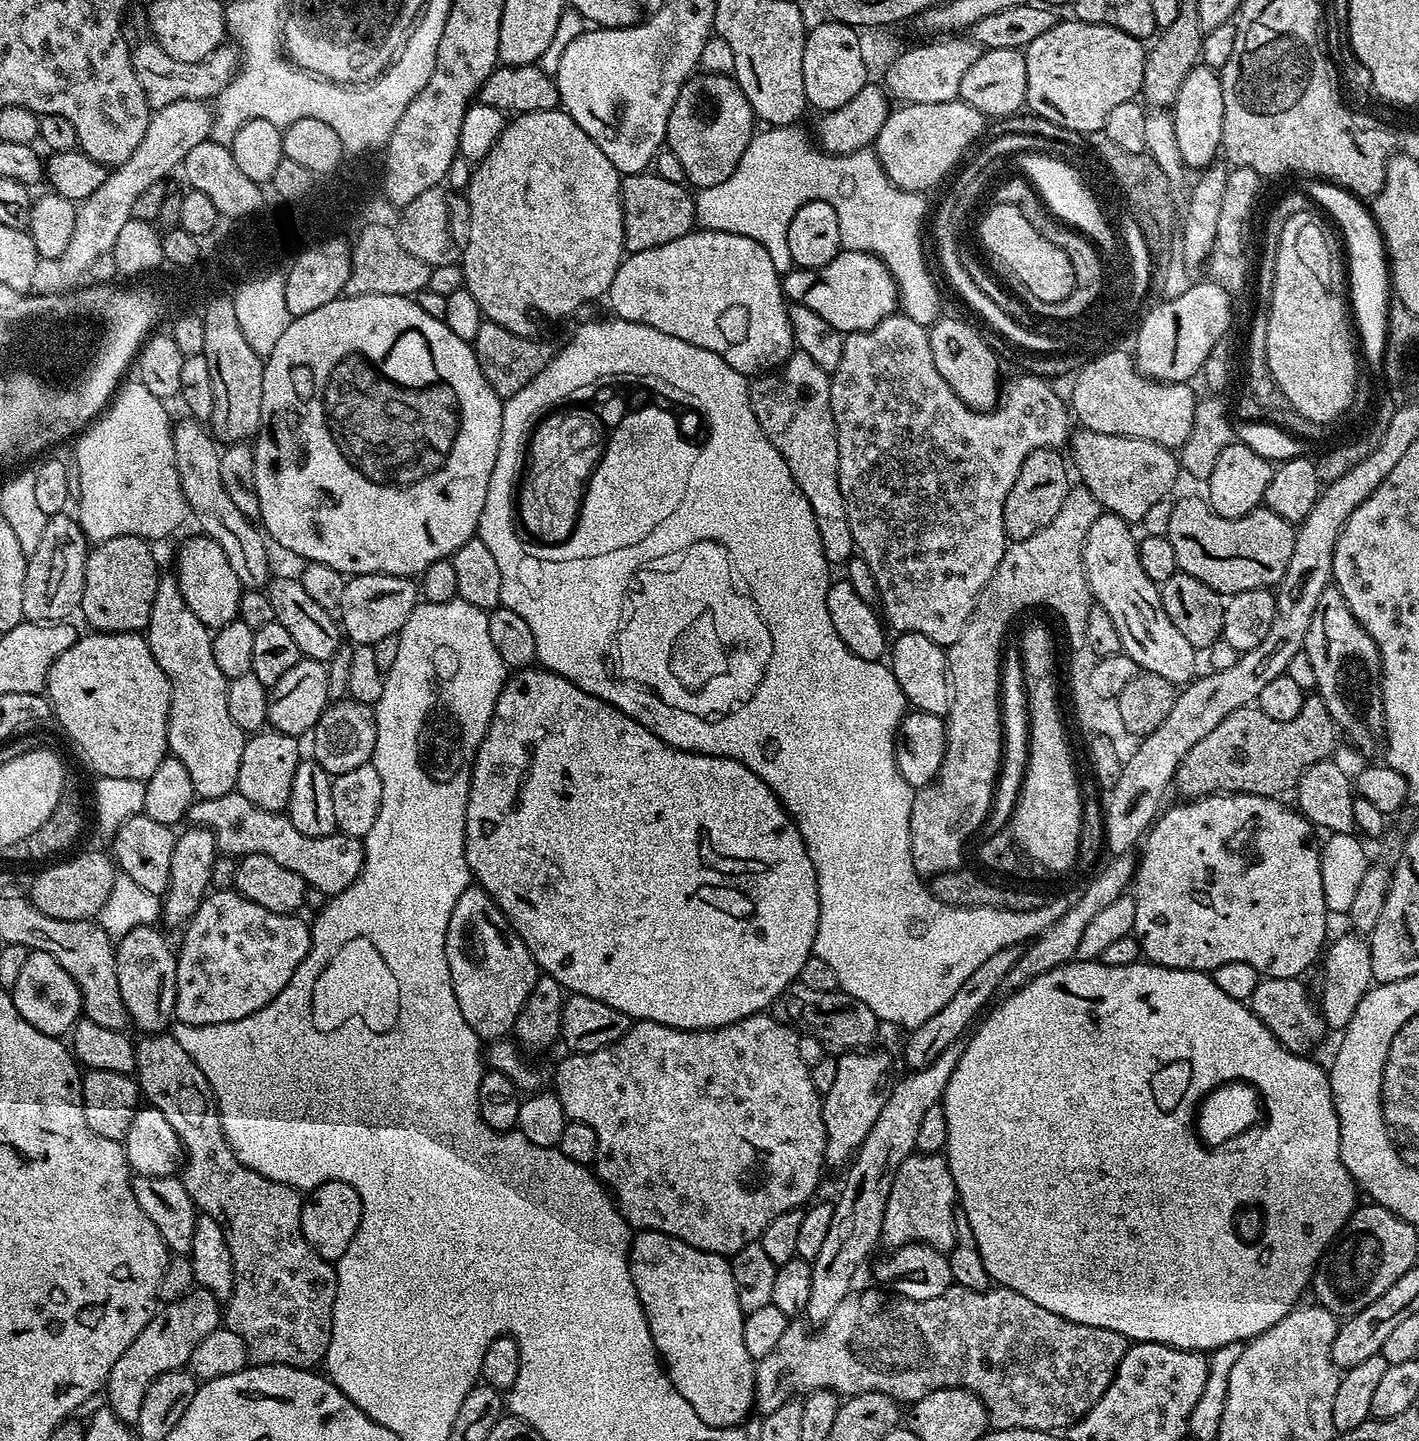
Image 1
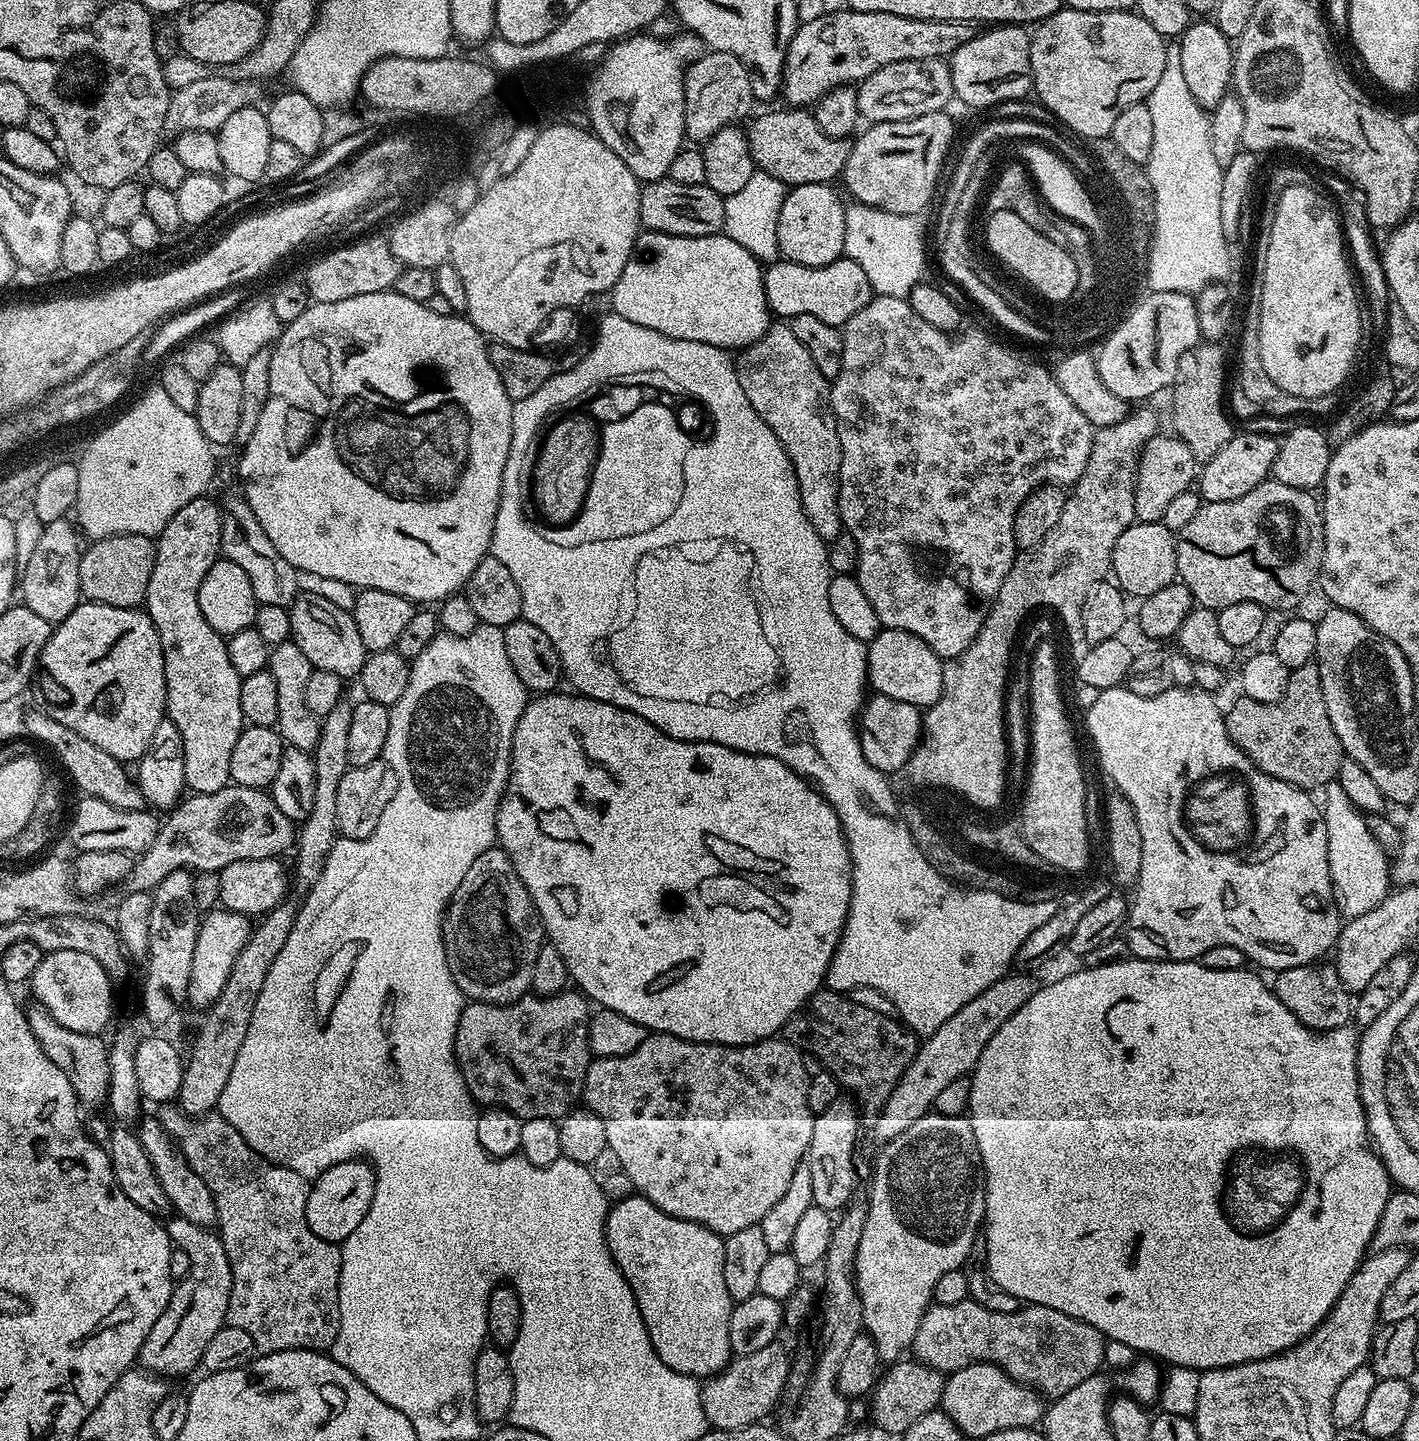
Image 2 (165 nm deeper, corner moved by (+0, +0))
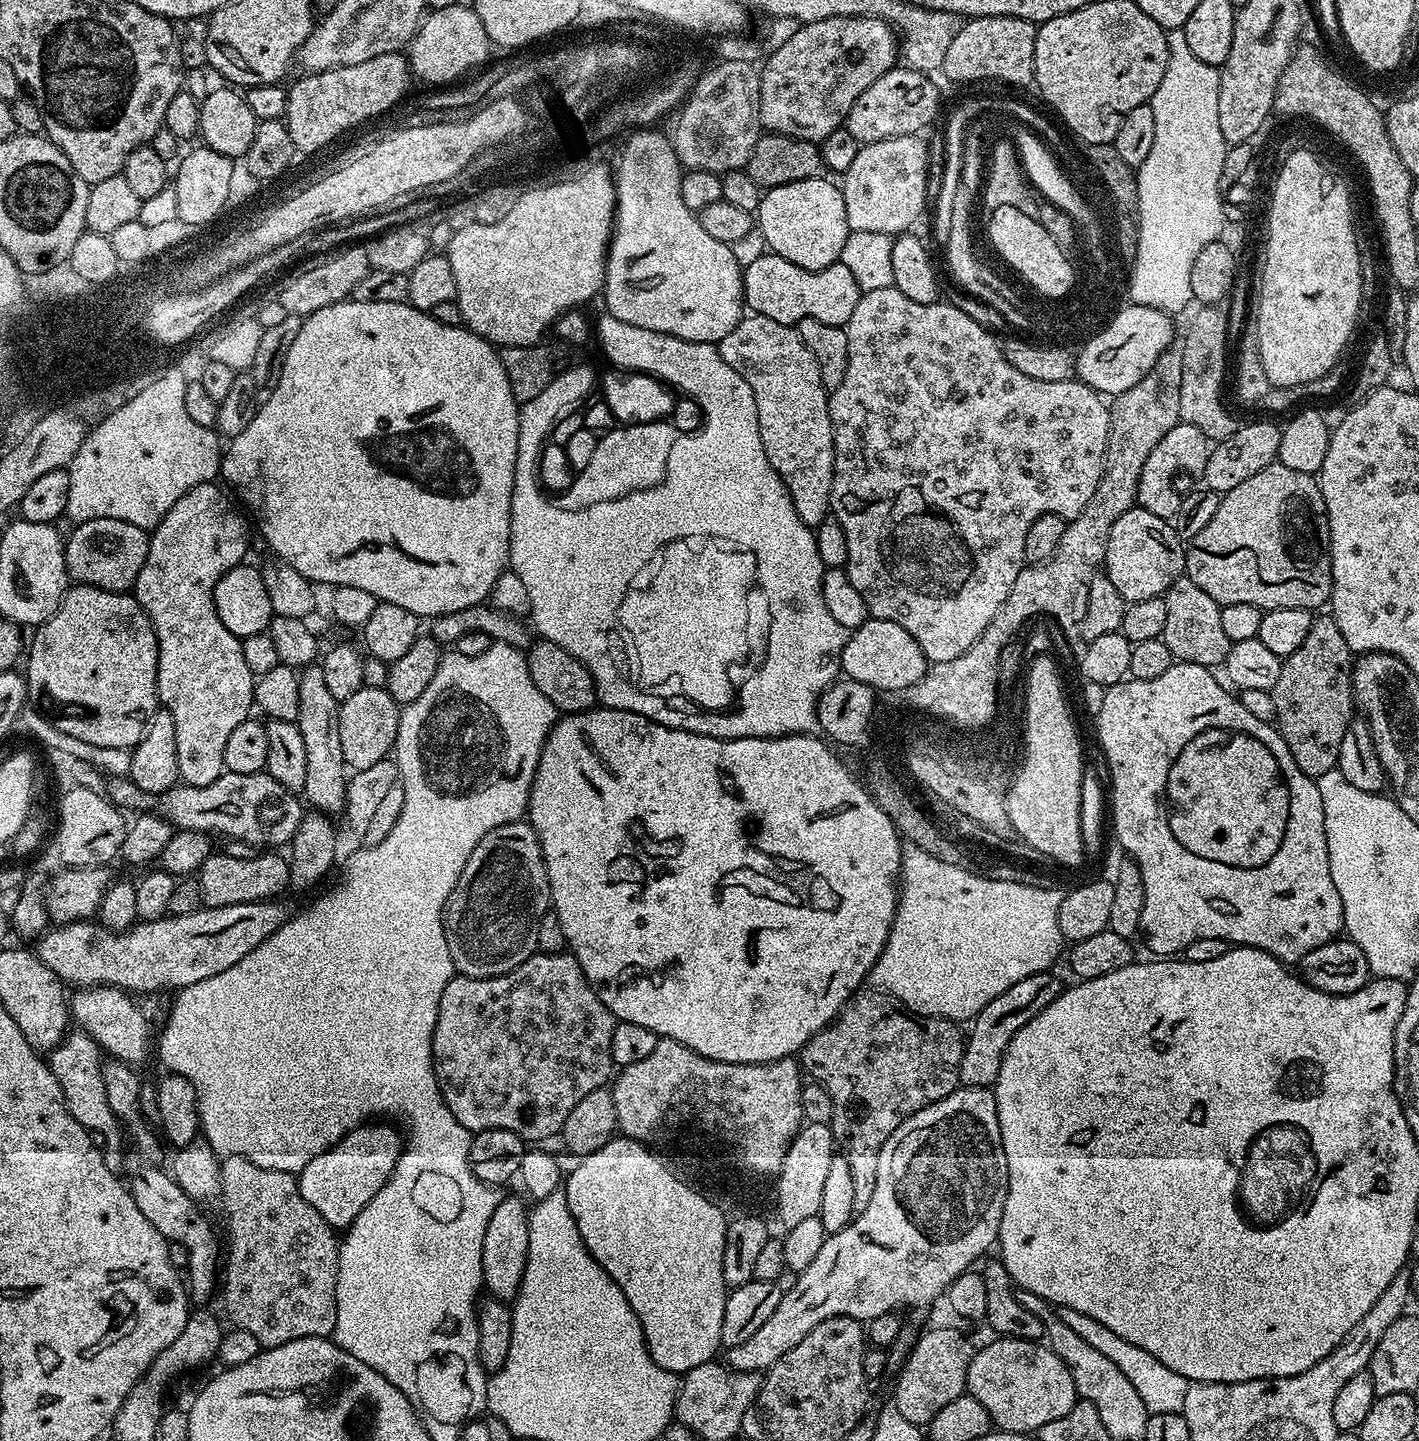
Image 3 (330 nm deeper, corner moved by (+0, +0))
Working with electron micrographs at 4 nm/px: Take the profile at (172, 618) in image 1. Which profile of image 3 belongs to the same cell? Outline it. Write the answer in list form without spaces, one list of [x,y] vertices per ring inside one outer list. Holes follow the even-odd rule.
[[[216,482],[186,490],[186,494],[182,494],[182,498],[170,506],[170,514],[162,518],[159,526],[151,529],[146,562],[134,585],[136,600],[144,607],[152,629],[156,631],[156,694],[163,711],[174,718],[174,734],[178,738],[178,774],[180,780],[190,786],[210,786],[214,778],[225,772],[222,754],[226,751],[226,742],[230,739],[230,733],[249,719],[248,707],[251,709],[254,704],[254,677],[242,655],[241,637],[230,634],[230,630],[222,626],[212,593],[220,576],[234,566],[245,563],[247,557],[244,556],[248,552],[245,513],[234,500],[232,505],[231,499],[233,497]]]

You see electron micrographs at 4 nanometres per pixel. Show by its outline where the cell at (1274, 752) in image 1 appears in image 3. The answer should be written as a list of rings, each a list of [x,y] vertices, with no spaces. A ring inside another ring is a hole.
[[[1317,615],[1310,626],[1310,634],[1306,634],[1306,642],[1302,642],[1302,646],[1298,646],[1298,650],[1294,650],[1294,654],[1287,656],[1283,663],[1281,663],[1278,682],[1274,682],[1274,686],[1270,689],[1272,697],[1274,698],[1274,706],[1276,707],[1275,723],[1280,729],[1286,746],[1290,746],[1290,754],[1294,754],[1294,762],[1298,762],[1298,766],[1307,776],[1315,778],[1326,774],[1330,769],[1336,767],[1336,763],[1338,762],[1338,750],[1342,746],[1342,737],[1346,735],[1348,725],[1351,724],[1354,719],[1354,697],[1352,695],[1353,663],[1354,653],[1350,650],[1350,646],[1346,646],[1346,638],[1342,638],[1342,630],[1338,630],[1338,622],[1334,622],[1331,615]]]

